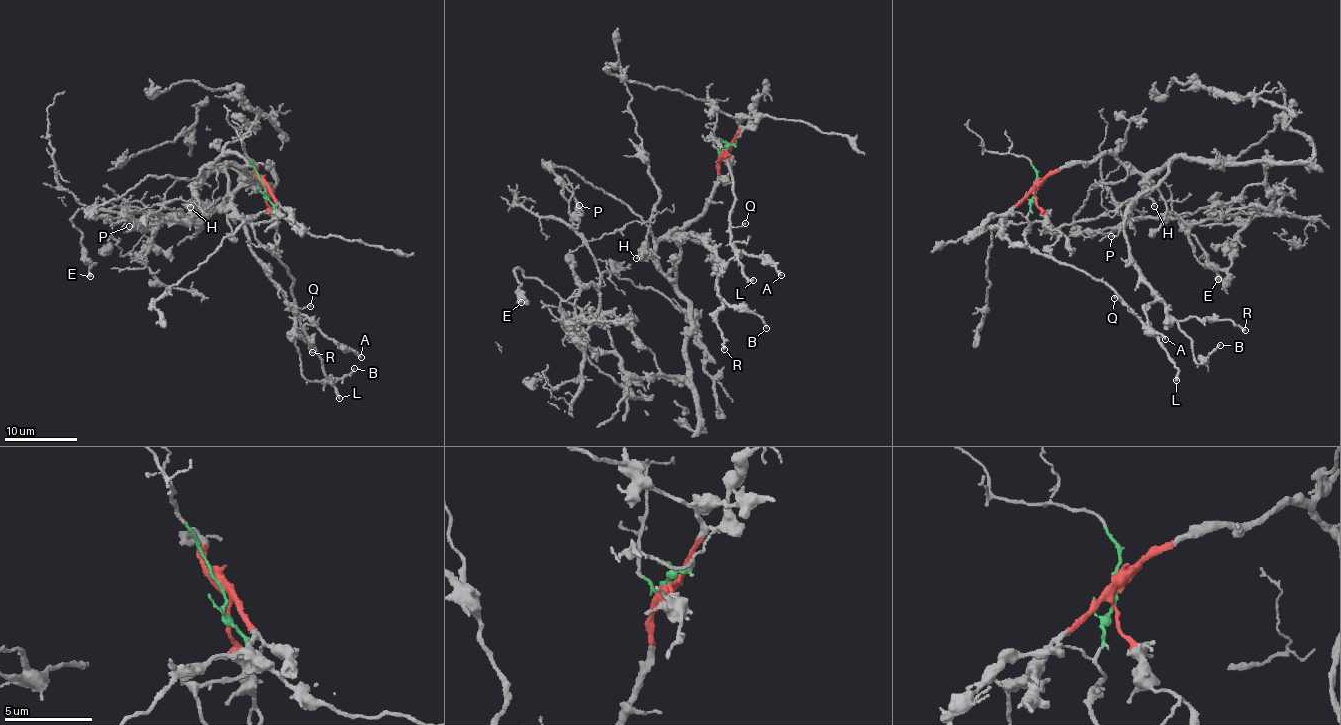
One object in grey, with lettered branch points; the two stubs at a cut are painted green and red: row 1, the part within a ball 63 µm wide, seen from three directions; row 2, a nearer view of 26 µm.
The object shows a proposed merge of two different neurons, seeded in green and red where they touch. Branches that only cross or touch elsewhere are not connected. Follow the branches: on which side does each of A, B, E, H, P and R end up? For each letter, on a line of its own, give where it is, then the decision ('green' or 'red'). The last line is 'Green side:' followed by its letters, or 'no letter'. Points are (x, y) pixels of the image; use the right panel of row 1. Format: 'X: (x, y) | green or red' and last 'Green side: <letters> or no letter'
A: (1165, 339) | red
B: (1220, 345) | red
E: (1218, 279) | red
H: (1154, 206) | red
P: (1111, 236) | red
R: (1245, 330) | red
Green side: no letter

